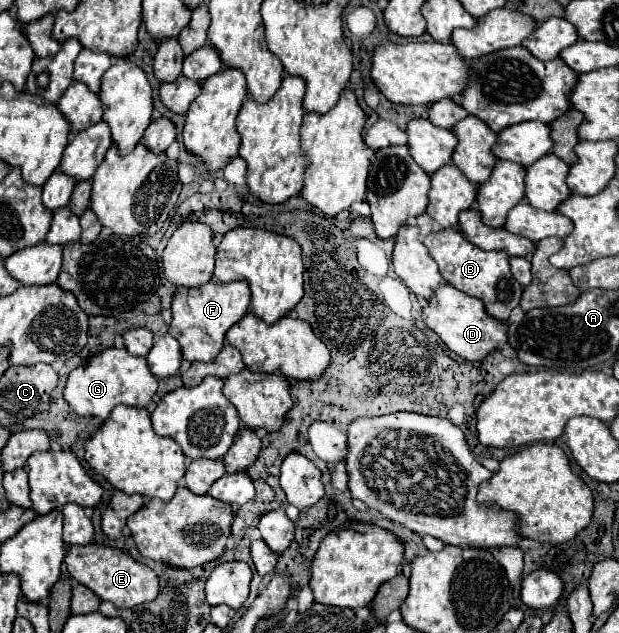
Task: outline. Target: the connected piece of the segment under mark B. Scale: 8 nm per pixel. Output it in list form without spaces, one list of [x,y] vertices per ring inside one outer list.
[[[459,231],[429,233],[423,243],[427,245],[429,255],[435,259],[435,263],[439,265],[439,273],[449,285],[471,297],[481,299],[487,315],[499,321],[507,321],[509,313],[519,305],[523,289],[509,271],[509,255],[505,251],[483,251],[471,245],[463,235],[459,235]]]

